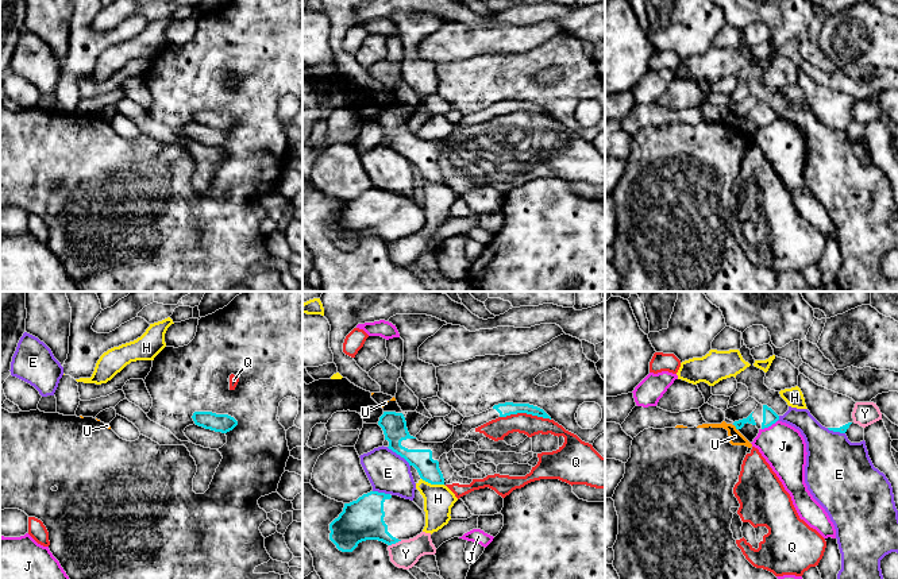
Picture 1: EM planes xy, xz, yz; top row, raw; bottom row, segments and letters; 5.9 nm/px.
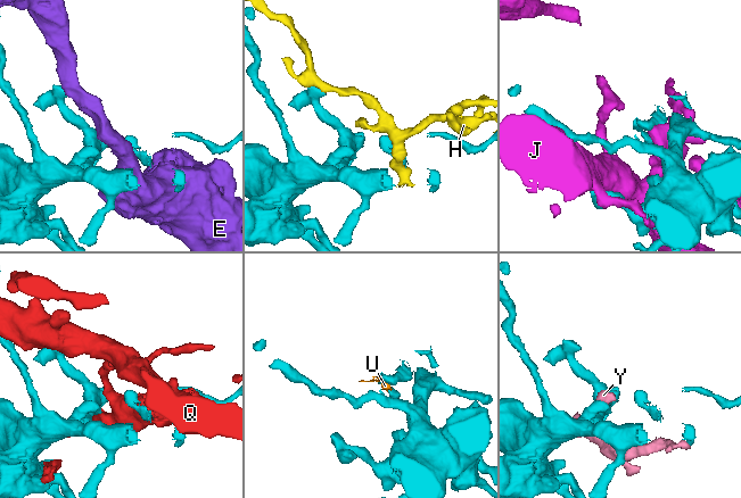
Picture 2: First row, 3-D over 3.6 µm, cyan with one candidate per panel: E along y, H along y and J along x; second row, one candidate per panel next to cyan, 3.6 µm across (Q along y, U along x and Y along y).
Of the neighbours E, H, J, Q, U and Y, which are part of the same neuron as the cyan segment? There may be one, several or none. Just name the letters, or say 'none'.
none

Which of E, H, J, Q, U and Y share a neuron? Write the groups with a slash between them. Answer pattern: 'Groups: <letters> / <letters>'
Groups: E / H Y / J / Q / U

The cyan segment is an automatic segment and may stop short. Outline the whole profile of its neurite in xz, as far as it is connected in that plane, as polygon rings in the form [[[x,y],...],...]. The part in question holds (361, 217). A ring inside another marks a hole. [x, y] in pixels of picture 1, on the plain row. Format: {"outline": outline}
{"outline": [[[370,189],[356,198],[344,201],[343,209],[329,221],[329,238],[342,250],[352,250],[359,240],[366,238],[378,238],[388,243],[401,238],[409,238],[423,229],[425,224],[425,212],[411,197],[398,193]]]}

